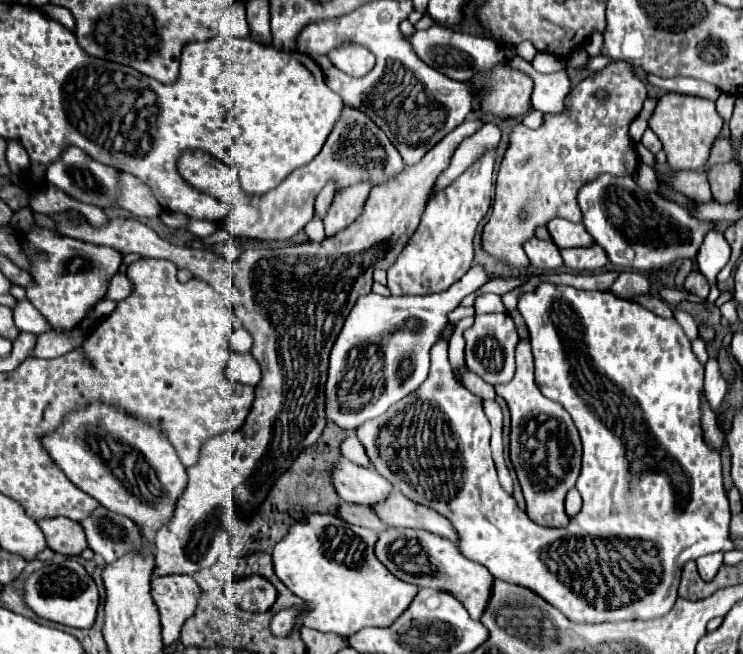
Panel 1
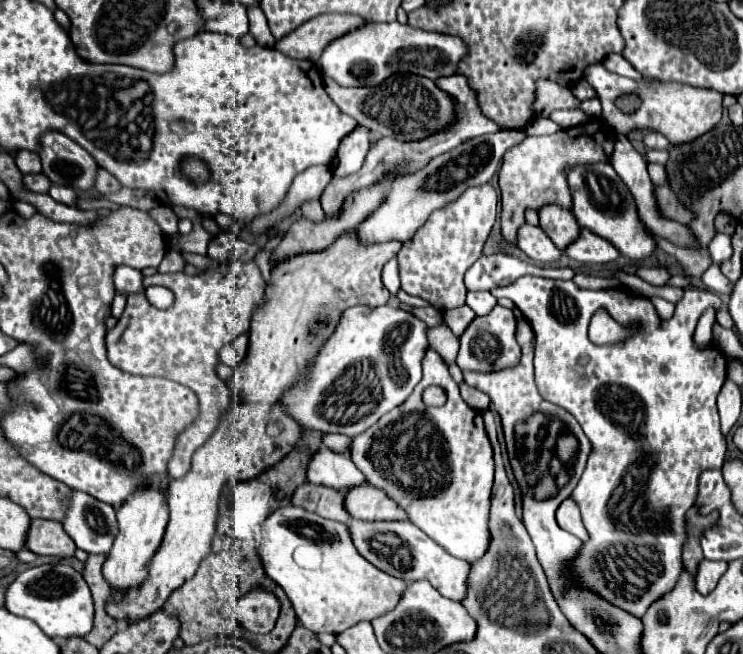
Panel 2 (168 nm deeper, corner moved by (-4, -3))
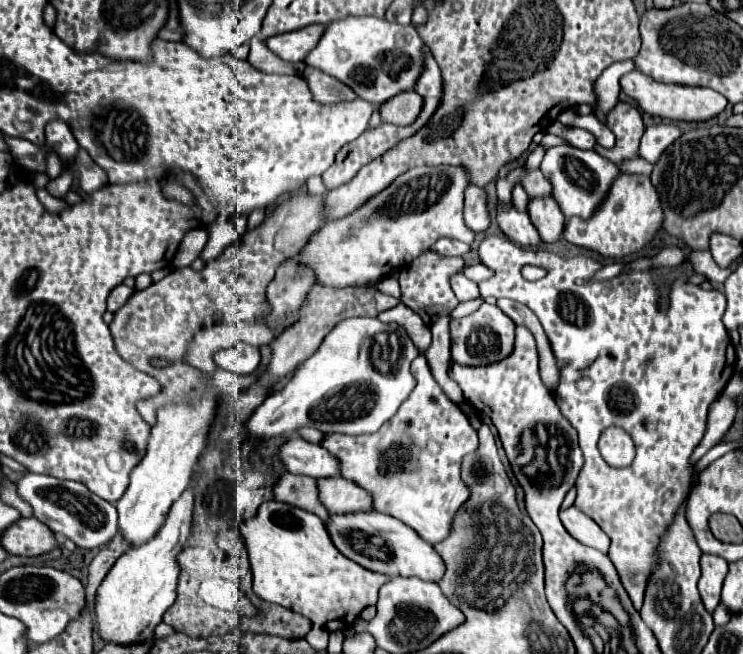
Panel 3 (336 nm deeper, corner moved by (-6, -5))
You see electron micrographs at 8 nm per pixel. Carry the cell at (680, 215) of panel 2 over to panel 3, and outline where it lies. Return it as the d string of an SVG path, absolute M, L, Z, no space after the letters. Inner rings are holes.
M621 174L617 182L613 182L613 190L609 190L609 198L605 198L605 206L597 216L589 218L589 222L581 222L581 218L569 218L565 224L565 240L593 250L603 258L625 258L635 252L641 252L663 226L663 208L659 194L647 176L639 174Z

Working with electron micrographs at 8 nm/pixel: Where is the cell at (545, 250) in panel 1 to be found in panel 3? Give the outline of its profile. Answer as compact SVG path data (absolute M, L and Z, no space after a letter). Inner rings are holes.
M499 206L497 224L509 240L513 240L521 246L537 248L541 244L541 236L537 232L537 228L533 226L533 222L529 220L529 216L523 214L523 212L517 212L513 206L511 208Z

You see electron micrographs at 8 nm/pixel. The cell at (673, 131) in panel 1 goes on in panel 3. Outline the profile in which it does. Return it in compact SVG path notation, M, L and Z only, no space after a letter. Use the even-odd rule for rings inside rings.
M633 70L625 76L621 76L619 80L621 84L621 92L629 98L633 98L643 112L651 114L651 116L659 116L659 118L669 118L669 120L683 120L683 122L705 122L711 120L715 116L719 116L725 106L727 100L711 90L711 88L691 88L691 86L679 86L679 84L661 84L645 74L641 74L639 70Z

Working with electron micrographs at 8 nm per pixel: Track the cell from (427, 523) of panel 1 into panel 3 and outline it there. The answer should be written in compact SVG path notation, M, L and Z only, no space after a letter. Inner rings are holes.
M337 476L319 480L321 502L331 514L357 514L373 510L373 496L355 482Z

